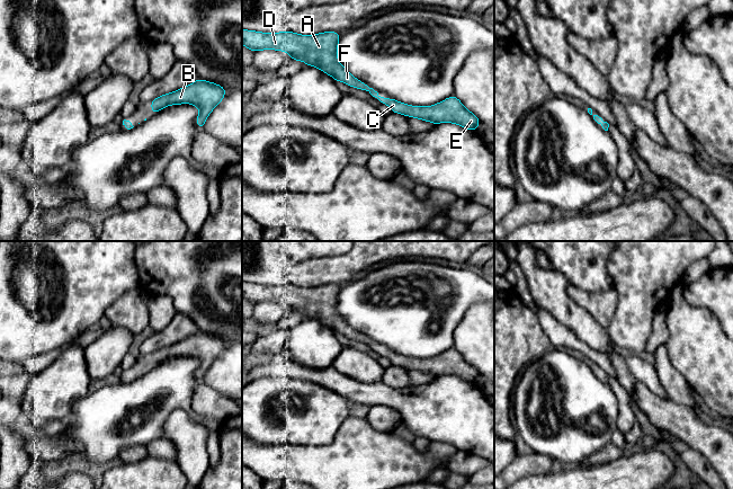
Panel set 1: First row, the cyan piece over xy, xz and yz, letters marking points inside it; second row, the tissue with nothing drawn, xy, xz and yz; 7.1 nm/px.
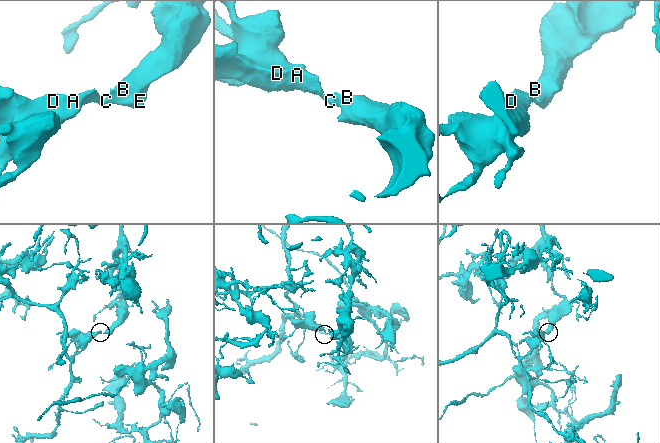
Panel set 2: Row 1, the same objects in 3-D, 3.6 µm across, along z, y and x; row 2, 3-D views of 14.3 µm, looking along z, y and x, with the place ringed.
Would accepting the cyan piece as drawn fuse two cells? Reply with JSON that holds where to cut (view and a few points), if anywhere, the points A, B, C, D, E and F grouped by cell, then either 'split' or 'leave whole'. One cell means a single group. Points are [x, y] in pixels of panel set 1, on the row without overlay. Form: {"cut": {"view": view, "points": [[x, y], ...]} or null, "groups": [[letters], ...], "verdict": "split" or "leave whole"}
{"cut": null, "groups": [["A", "B", "C", "D", "E", "F"]], "verdict": "leave whole"}

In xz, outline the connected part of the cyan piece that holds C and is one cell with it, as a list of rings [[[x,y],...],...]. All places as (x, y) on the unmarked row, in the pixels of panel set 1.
[[[242,282],[242,296],[251,304],[276,302],[287,304],[290,312],[304,313],[307,319],[316,319],[331,328],[336,335],[365,343],[376,350],[378,356],[386,356],[392,365],[423,372],[432,376],[454,375],[475,384],[481,373],[471,365],[455,348],[428,359],[411,358],[393,350],[384,350],[365,335],[350,327],[338,313],[337,303],[340,286],[333,283],[315,287],[300,287],[289,283],[281,285],[260,285]]]

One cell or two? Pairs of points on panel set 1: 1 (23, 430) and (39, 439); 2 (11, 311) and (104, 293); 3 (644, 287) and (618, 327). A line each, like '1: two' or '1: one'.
1: one
2: one
3: one

